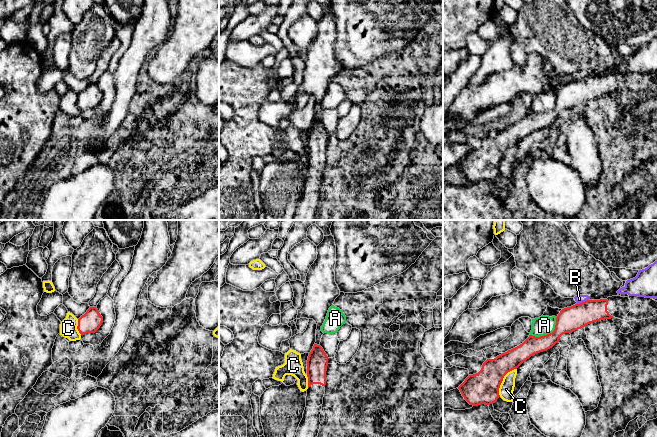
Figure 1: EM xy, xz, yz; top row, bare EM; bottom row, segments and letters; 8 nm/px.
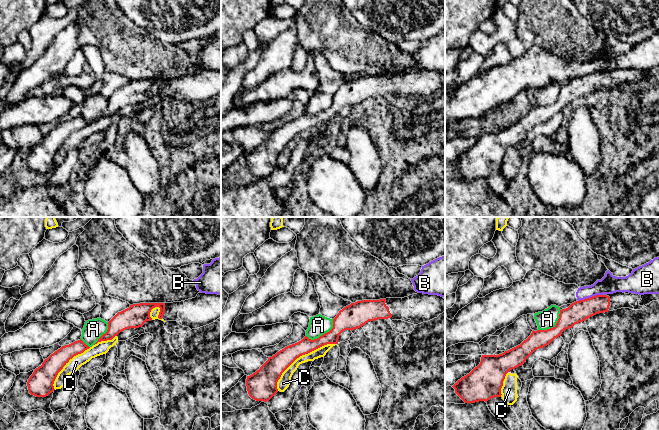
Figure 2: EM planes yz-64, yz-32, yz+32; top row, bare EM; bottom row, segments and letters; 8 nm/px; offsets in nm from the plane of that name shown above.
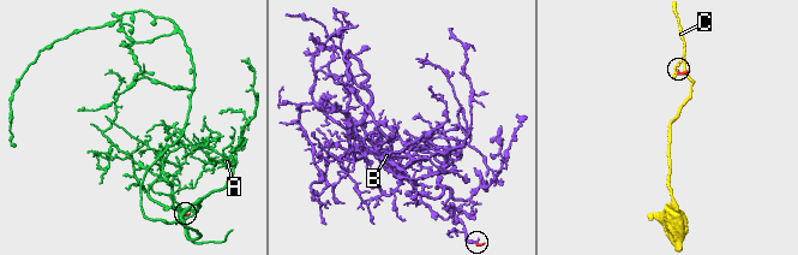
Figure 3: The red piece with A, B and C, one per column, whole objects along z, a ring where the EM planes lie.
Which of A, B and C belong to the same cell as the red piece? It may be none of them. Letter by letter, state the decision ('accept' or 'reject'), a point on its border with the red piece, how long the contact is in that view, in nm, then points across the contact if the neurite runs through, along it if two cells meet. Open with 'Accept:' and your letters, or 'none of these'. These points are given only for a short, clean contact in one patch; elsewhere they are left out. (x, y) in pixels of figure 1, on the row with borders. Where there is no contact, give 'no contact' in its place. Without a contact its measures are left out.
Accept: none of these
A: reject; contact yz (548, 334); length 260 nm
B: reject; contact yz (582, 302); length 100 nm; border yz (588, 299), (577, 304)
C: reject; contact yz (502, 380); length 280 nm

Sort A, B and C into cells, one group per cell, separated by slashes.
A / B / C

